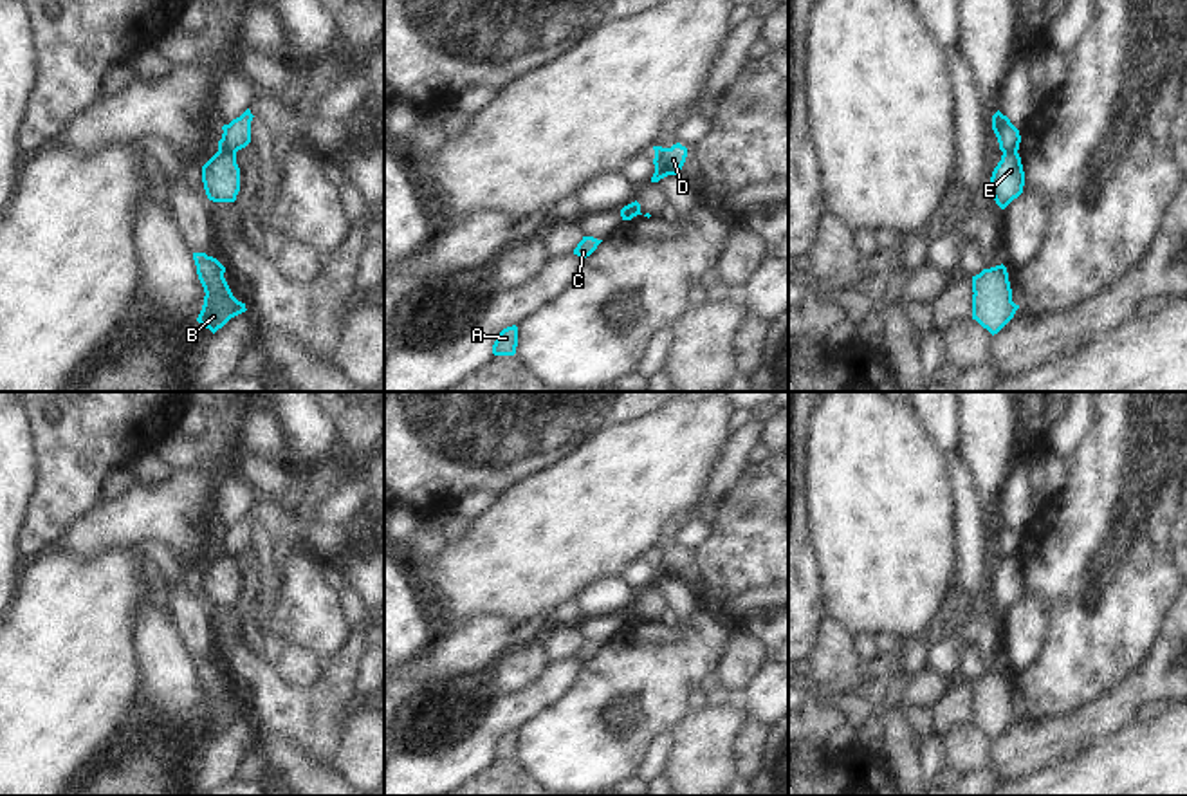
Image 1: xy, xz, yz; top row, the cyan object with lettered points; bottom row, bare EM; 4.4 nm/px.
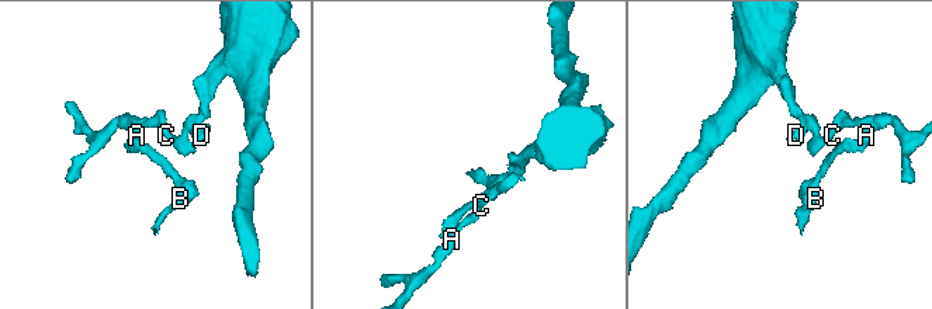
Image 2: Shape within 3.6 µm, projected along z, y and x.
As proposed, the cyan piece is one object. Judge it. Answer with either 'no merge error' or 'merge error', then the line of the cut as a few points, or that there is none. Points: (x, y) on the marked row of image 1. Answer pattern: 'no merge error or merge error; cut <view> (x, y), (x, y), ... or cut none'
merge error; cut xy (219, 148), (235, 154)

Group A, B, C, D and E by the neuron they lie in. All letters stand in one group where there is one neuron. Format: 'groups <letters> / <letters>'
groups A B C E / D

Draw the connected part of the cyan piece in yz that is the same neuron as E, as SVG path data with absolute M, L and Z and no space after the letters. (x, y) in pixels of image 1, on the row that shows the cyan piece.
M1017 152L1003 153L992 171L990 188L996 204L1005 209L1023 193L1025 171Z

